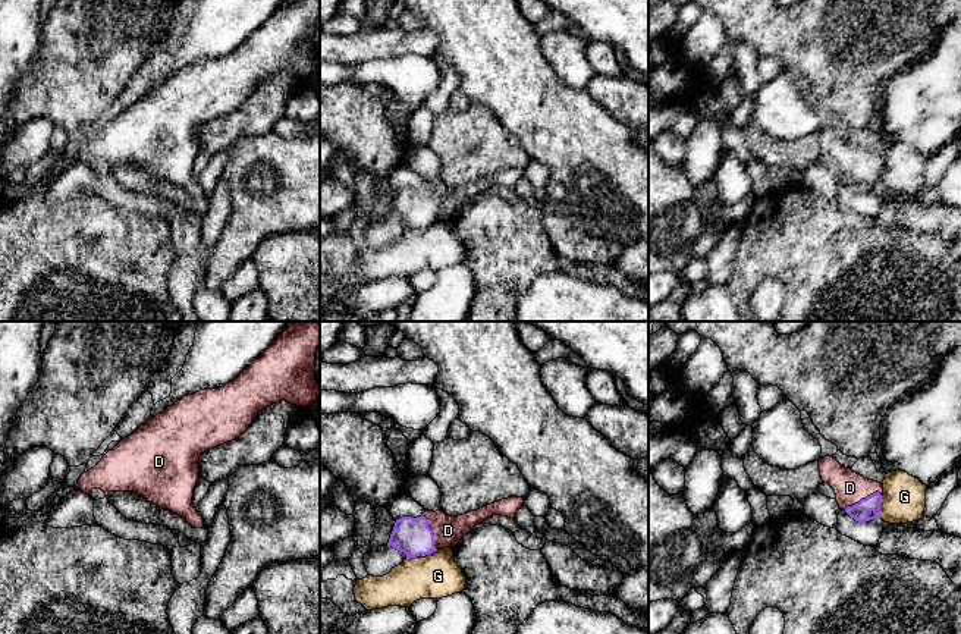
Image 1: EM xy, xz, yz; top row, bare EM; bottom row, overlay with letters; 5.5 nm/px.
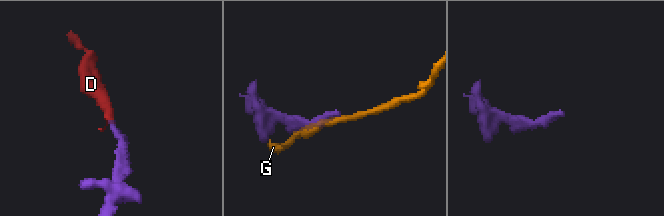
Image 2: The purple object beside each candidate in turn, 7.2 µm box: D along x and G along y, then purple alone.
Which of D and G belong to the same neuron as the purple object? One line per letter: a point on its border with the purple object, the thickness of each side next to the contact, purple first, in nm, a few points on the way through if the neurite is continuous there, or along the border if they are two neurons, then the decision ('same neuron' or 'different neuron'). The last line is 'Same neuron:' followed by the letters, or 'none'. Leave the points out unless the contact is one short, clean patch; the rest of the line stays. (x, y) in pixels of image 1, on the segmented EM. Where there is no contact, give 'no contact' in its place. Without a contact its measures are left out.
D: meets purple in yz at (863, 499); 100 nm thick on the purple side, 180 nm on the other; runs through yz (860, 511), (863, 499), (850, 487); same neuron
G: meets purple in yz at (879, 507); 100 nm thick on the purple side, 240 nm on the other; different neuron
Same neuron: D

